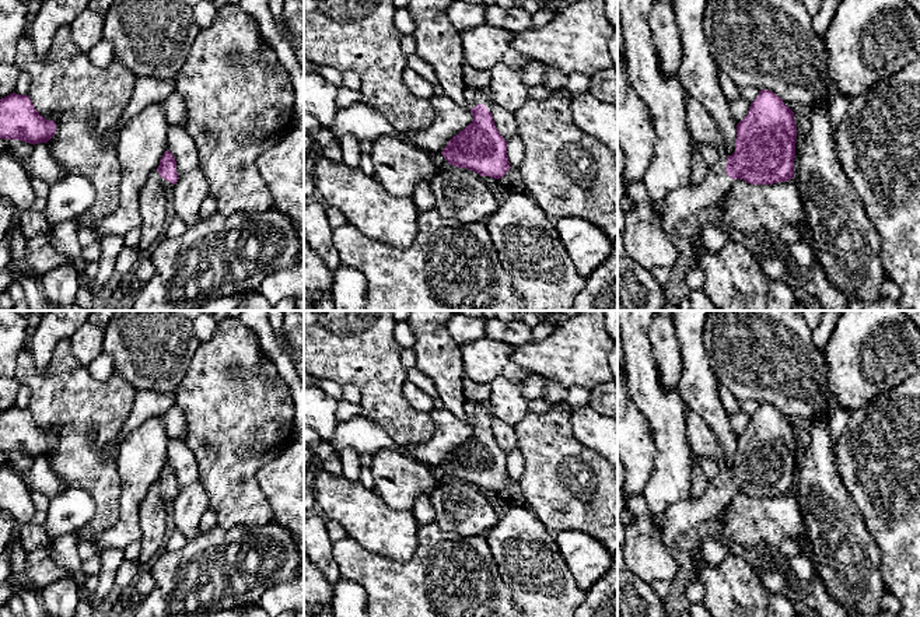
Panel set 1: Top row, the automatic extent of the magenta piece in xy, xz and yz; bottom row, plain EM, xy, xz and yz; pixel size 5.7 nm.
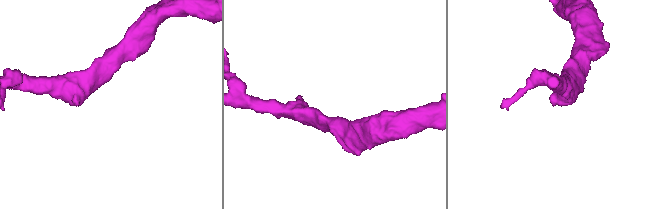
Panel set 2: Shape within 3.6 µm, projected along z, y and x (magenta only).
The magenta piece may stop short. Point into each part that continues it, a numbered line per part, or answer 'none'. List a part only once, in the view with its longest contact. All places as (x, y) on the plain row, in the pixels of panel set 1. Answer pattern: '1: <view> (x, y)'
1: yz (682, 516)

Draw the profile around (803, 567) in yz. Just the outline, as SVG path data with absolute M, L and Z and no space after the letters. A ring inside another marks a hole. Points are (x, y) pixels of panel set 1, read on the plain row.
M798 554L786 561L787 574L797 582L811 581L818 572L812 554Z

